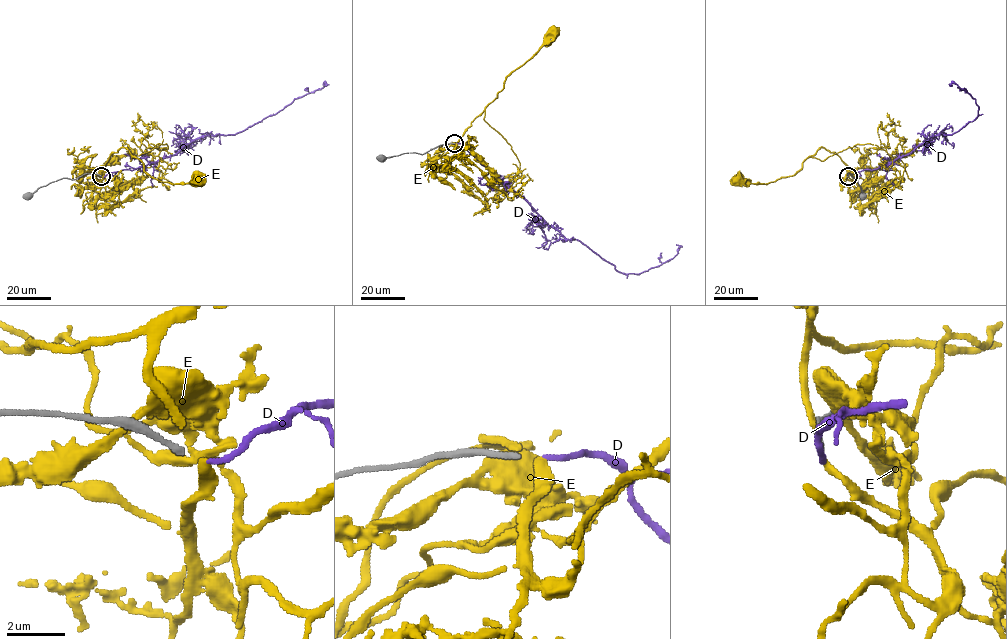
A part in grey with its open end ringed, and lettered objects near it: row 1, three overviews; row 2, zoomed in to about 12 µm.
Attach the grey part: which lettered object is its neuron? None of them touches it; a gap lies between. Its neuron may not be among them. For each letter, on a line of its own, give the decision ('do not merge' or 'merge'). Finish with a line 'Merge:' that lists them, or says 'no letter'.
D: merge
E: do not merge
Merge: D

